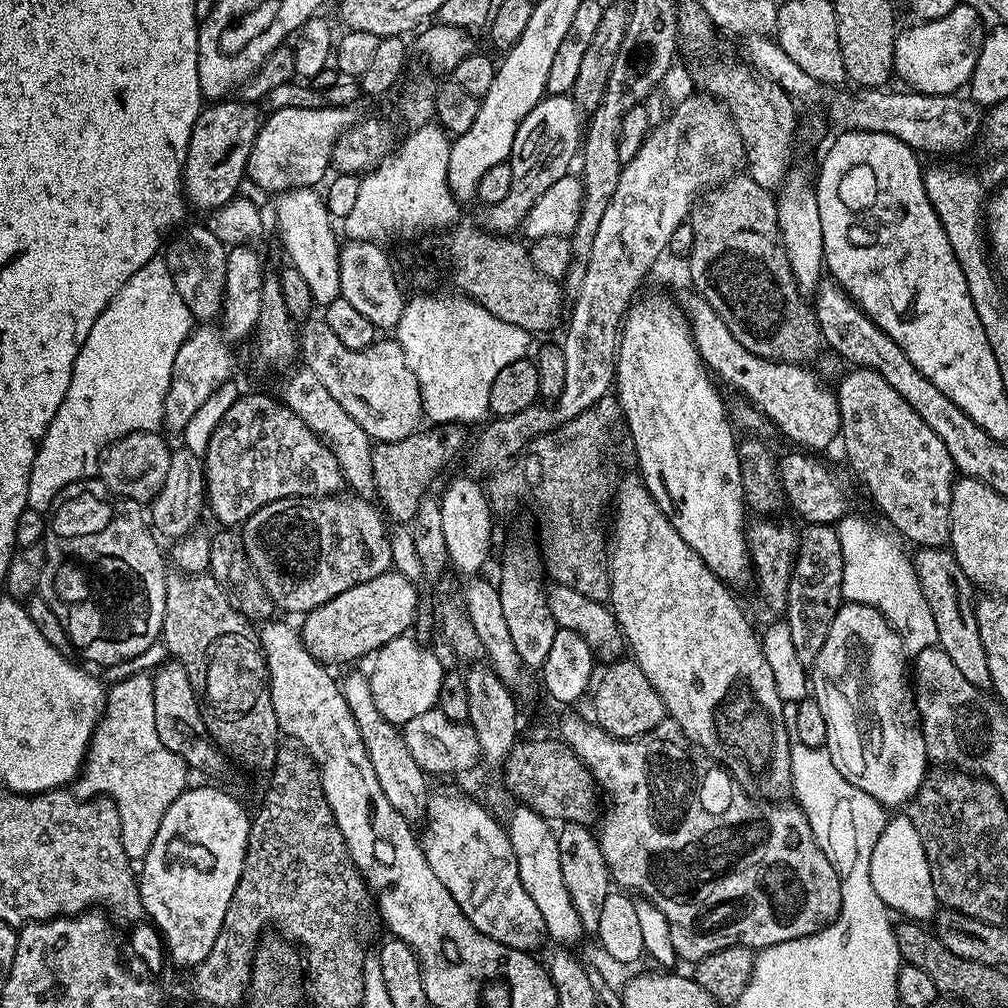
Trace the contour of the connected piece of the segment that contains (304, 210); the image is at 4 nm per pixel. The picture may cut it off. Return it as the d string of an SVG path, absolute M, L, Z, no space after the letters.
M301 188L298 196L304 200L277 199L280 201L276 204L276 228L292 259L289 260L291 267L296 268L300 275L299 281L306 284L317 305L327 306L340 296L339 256L342 244L340 240L336 241L336 236L332 233L332 220L328 217L329 209L325 201L308 200L312 194L312 188Z

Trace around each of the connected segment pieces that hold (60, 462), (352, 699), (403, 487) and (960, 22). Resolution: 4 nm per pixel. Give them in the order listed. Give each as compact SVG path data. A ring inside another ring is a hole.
M164 258L146 262L146 266L142 266L138 274L134 274L130 282L118 290L118 294L114 294L106 310L102 310L94 322L82 350L78 350L74 374L70 378L70 390L66 390L66 398L62 398L58 414L54 414L46 434L40 439L40 449L36 451L34 466L30 470L29 508L47 513L66 486L79 480L93 479L100 467L101 452L115 440L121 440L131 432L161 431L174 358L178 358L178 350L182 342L186 342L193 327L193 316L174 288Z
M363 671L352 672L345 680L341 679L339 685L358 722L360 737L368 752L374 774L378 778L378 786L382 786L386 798L399 812L409 818L415 818L419 812L421 815L430 794L430 791L428 792L429 777L414 762L401 729L391 724L386 718L382 718L382 714L378 714L378 706L374 706L374 698L370 694L370 682L367 675Z
M442 424L429 429L417 430L393 444L377 443L372 450L372 479L379 491L380 488L384 491L389 510L397 512L400 518L415 513L416 505L431 489L428 487L432 479L455 458L456 451L464 444L465 429L459 424Z
M962 2L950 14L937 20L916 22L913 28L897 31L894 41L892 66L897 77L905 80L907 87L922 95L950 95L969 87L976 53L982 50L986 27L980 21L976 8Z

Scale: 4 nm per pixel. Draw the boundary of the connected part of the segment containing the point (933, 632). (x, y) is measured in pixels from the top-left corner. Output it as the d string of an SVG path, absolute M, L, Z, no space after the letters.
M855 514L842 517L835 529L841 542L842 596L877 608L896 629L909 653L937 647L938 626L934 626L934 614L930 614L930 606L922 594L913 561L896 545L897 537L887 536L878 525Z

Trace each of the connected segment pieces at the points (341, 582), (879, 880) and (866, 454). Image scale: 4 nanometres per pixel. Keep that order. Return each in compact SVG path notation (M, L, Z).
M333 494L331 496L287 496L285 500L275 500L250 514L242 525L240 543L244 546L244 556L248 565L258 574L266 594L270 594L277 609L307 614L318 606L346 594L370 578L392 568L390 532L384 529L384 520L374 505L355 494Z
M904 814L890 820L881 827L878 842L874 842L874 850L870 854L870 882L874 882L878 898L882 898L884 905L893 913L901 912L901 917L917 922L931 921L938 911L938 901L922 838L918 838L918 830L914 830L911 815Z
M853 367L840 380L840 388L835 389L836 401L840 407L840 436L844 440L844 452L848 455L848 464L856 471L856 476L868 487L872 500L884 511L884 516L897 528L901 537L913 540L916 546L925 548L944 548L950 534L950 498L952 486L957 479L956 463L950 458L942 438L918 418L918 414L878 374L869 368Z

